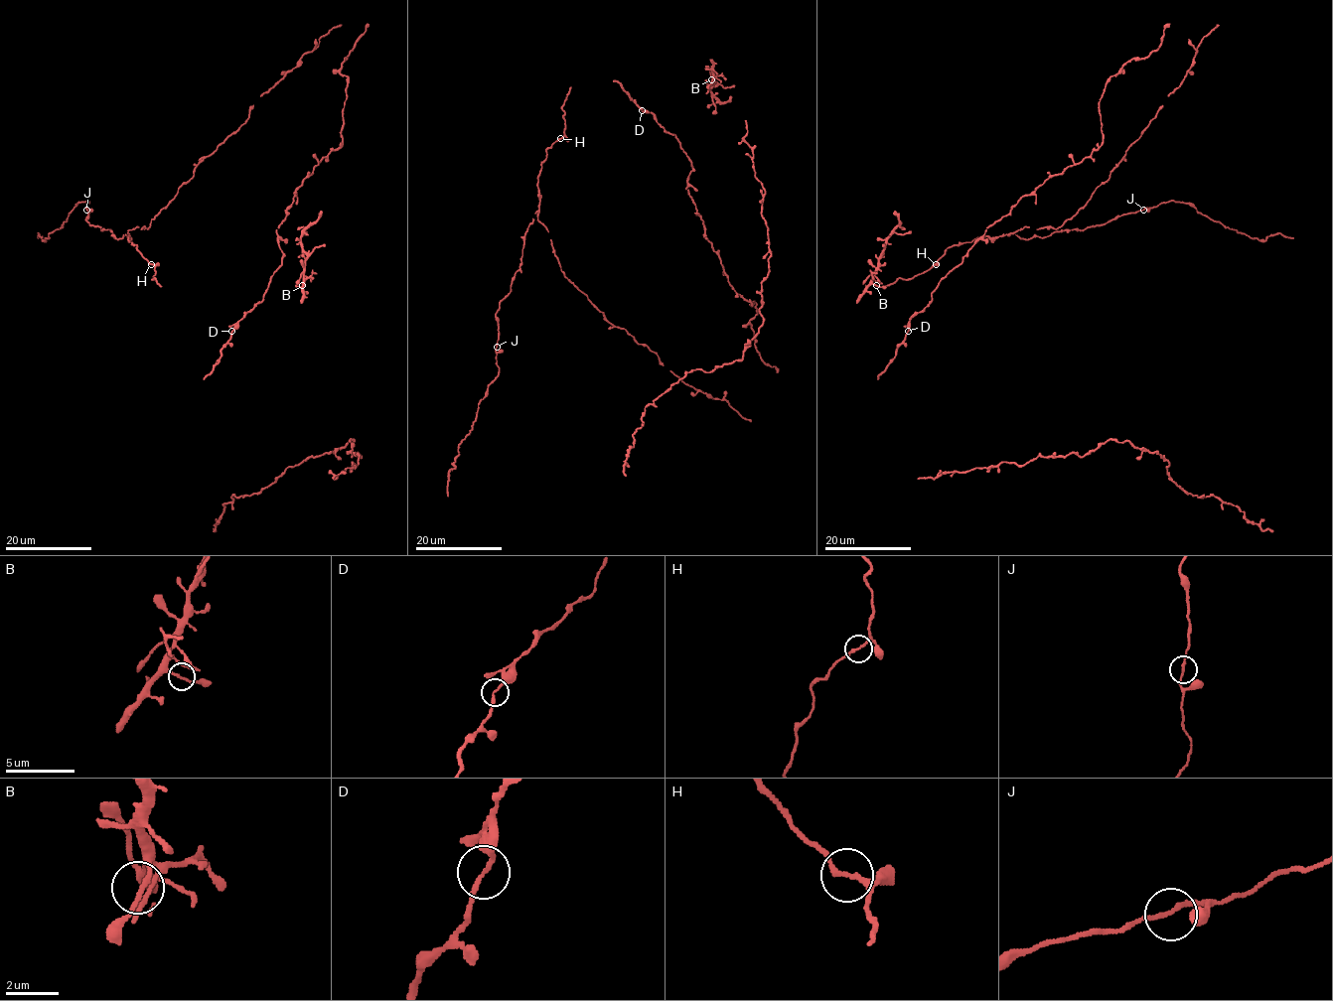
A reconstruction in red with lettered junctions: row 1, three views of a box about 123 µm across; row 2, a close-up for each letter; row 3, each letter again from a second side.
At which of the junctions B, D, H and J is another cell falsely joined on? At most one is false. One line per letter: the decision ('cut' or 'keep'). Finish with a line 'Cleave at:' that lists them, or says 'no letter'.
B: keep
D: keep
H: keep
J: keep
Cleave at: no letter

